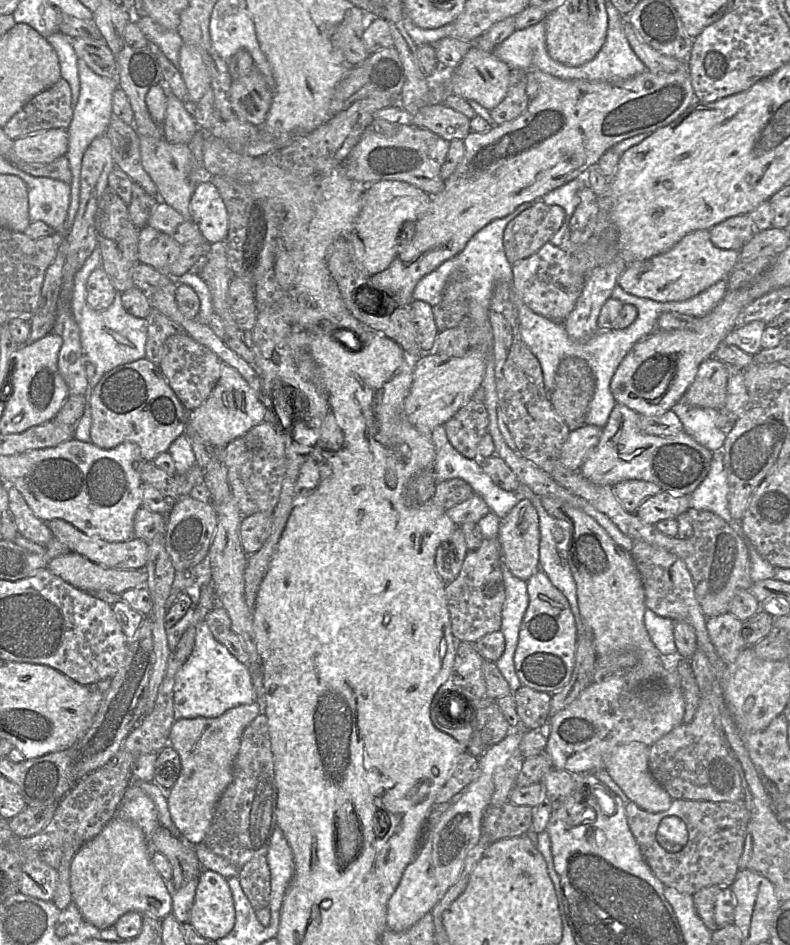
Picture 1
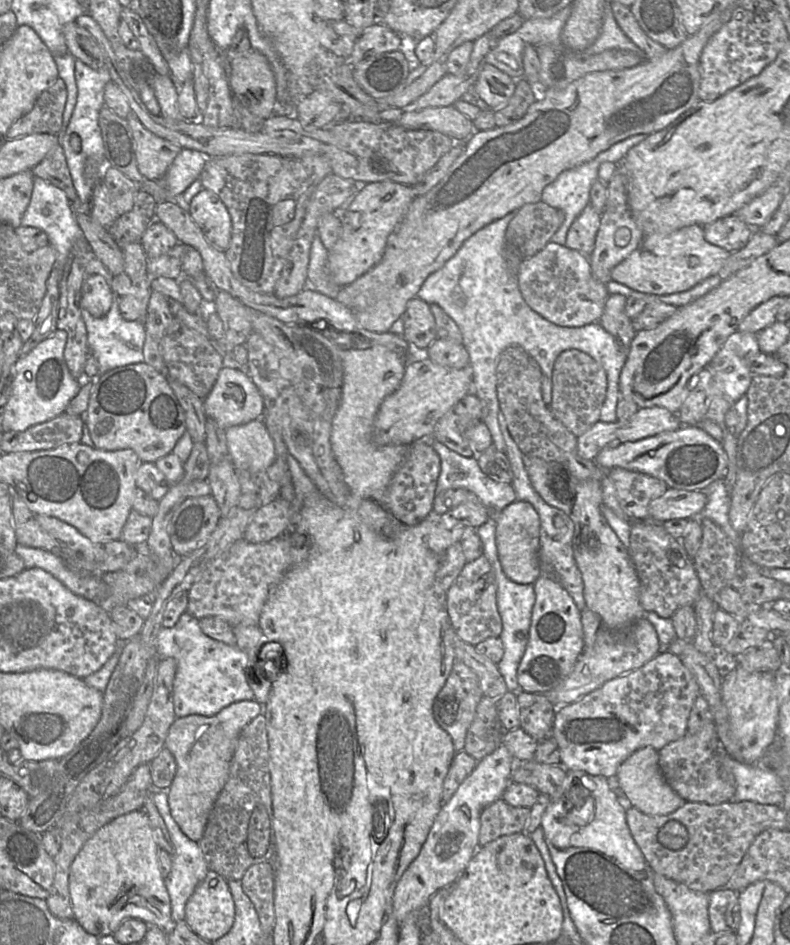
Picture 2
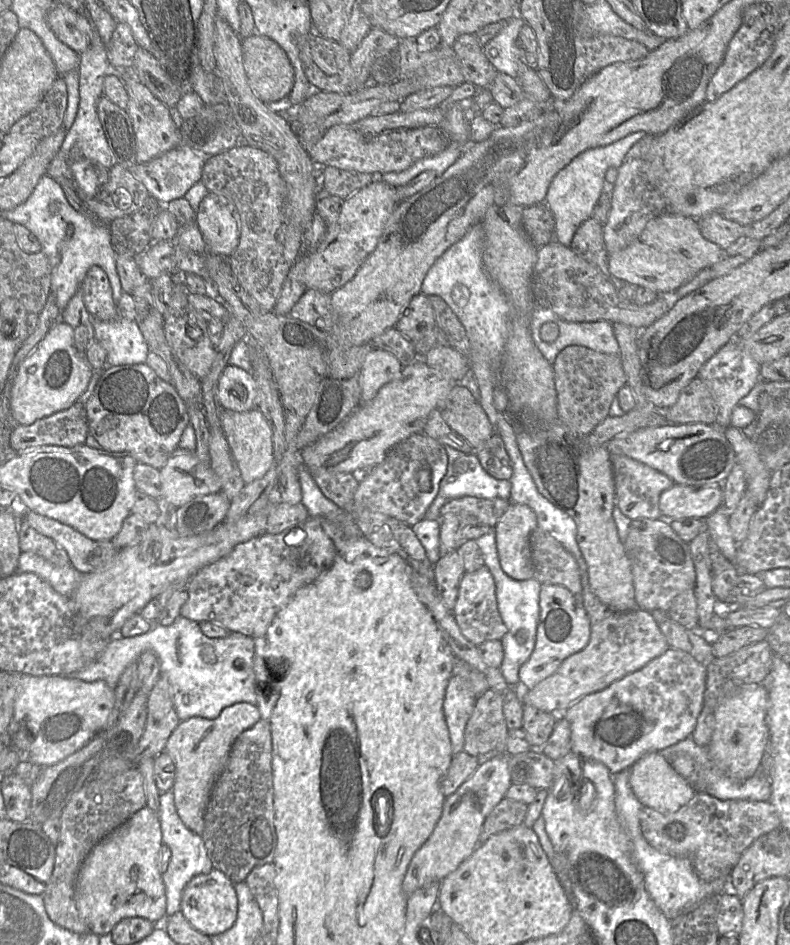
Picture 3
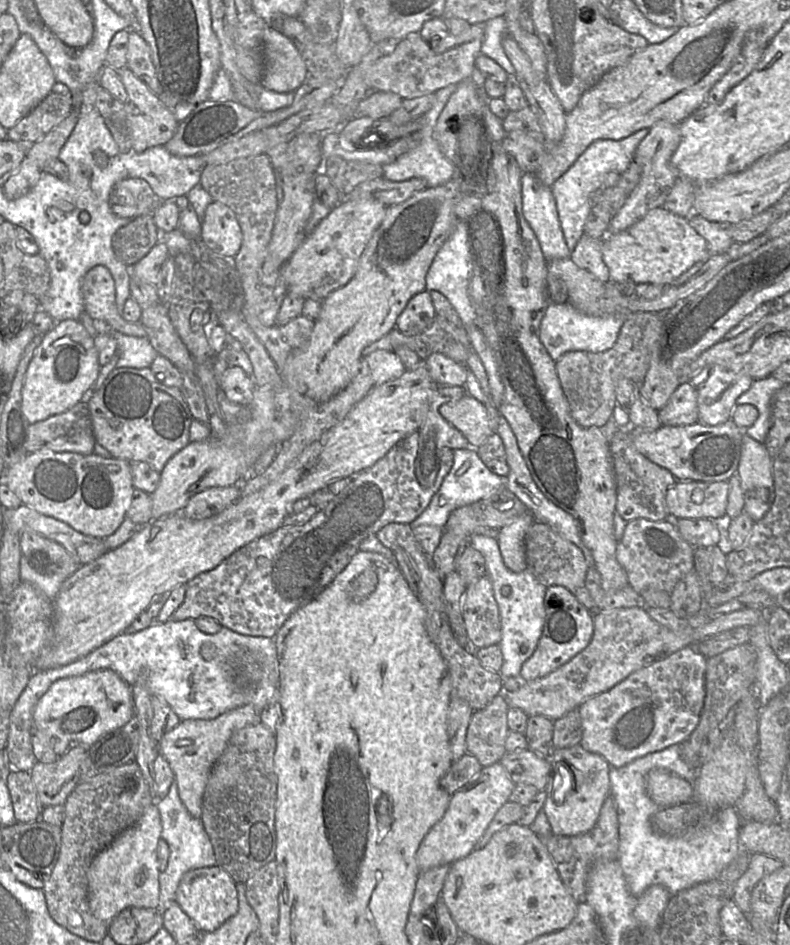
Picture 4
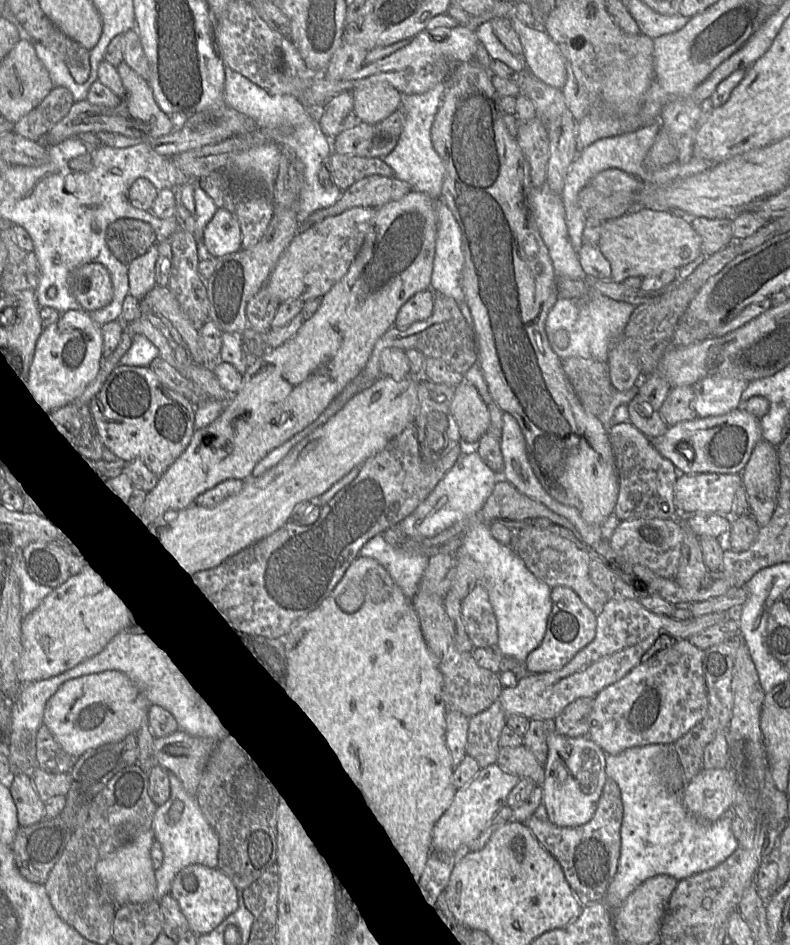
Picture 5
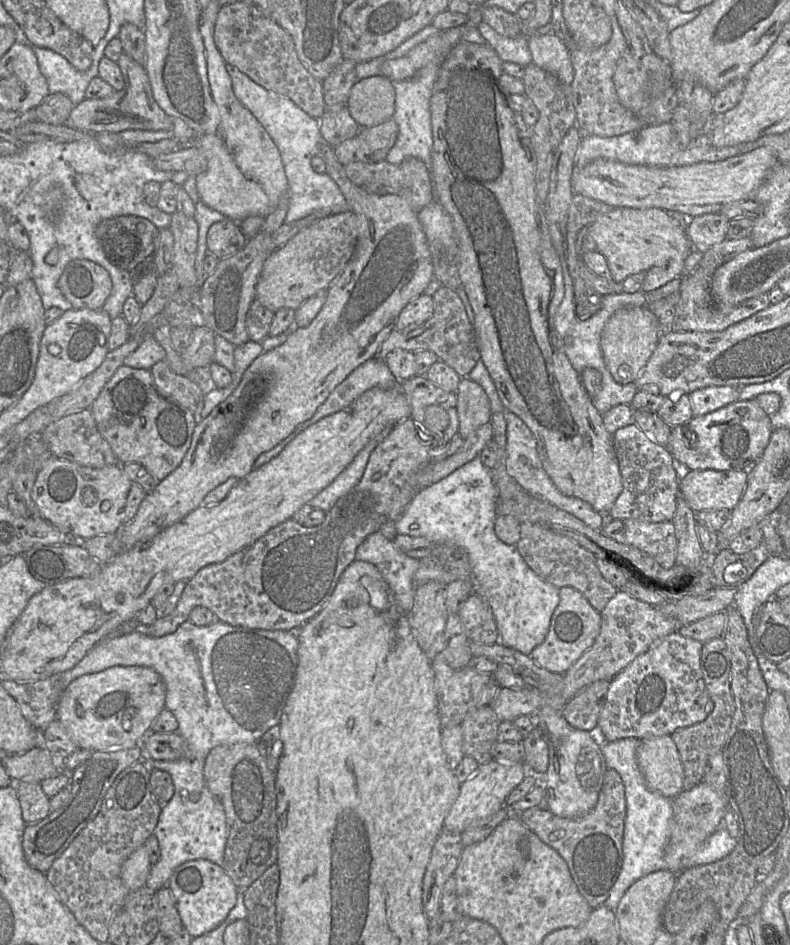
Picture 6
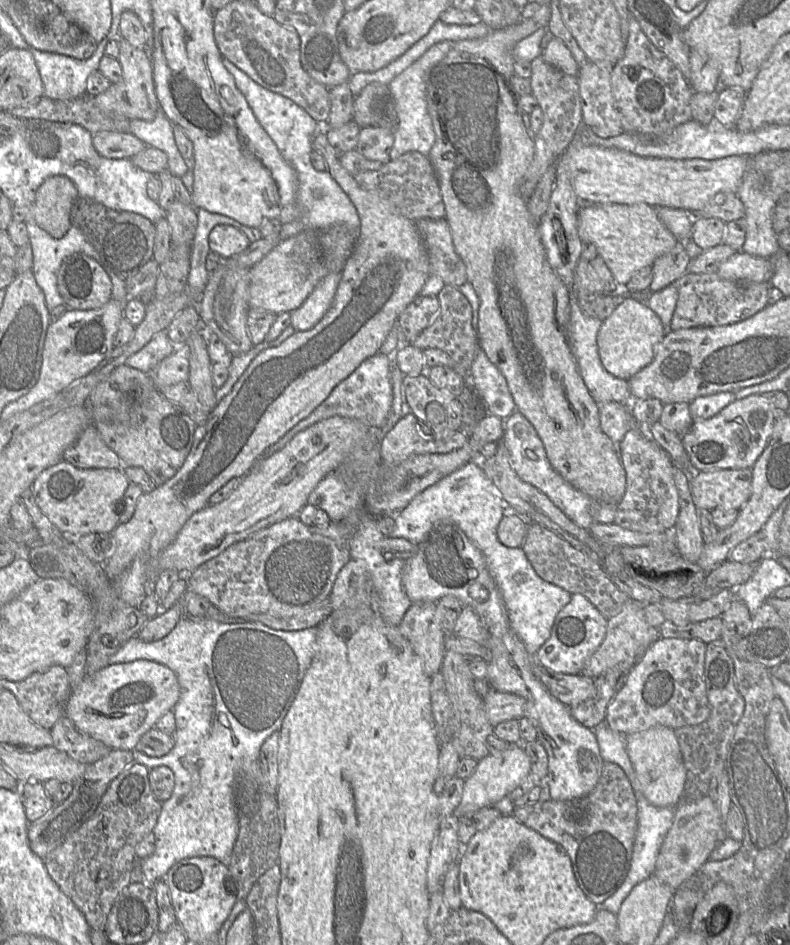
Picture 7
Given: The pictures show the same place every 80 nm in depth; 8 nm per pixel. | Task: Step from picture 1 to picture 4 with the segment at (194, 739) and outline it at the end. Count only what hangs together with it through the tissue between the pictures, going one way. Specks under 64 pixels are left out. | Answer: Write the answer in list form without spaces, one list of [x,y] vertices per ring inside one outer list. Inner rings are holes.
[[[246,704],[210,720],[181,720],[161,739],[159,753],[169,762],[177,782],[179,797],[192,817],[202,816],[202,799],[211,770],[222,755],[232,734],[259,722],[259,714],[252,705]]]

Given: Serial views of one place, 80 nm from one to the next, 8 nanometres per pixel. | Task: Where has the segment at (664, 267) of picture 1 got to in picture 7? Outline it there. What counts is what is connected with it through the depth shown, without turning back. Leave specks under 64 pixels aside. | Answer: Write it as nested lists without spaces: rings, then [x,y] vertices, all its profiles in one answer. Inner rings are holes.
[[[644,203],[590,204],[579,208],[577,229],[581,241],[593,243],[615,282],[621,287],[640,269],[670,252],[678,239],[659,220],[655,207]]]

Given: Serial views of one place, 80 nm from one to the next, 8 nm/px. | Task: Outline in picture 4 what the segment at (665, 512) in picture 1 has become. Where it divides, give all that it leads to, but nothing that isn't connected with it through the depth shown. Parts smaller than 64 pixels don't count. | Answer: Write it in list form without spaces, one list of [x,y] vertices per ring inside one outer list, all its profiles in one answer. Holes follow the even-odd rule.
[[[677,481],[666,493],[670,517],[730,519],[726,516],[728,481]]]

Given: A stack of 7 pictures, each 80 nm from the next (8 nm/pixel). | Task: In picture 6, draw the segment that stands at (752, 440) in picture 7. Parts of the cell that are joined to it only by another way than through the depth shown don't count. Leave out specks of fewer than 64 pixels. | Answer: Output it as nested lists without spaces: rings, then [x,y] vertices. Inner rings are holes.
[[[755,399],[738,400],[712,413],[697,416],[673,427],[666,448],[677,467],[686,470],[746,470],[754,466],[766,449],[773,428],[770,416]]]

